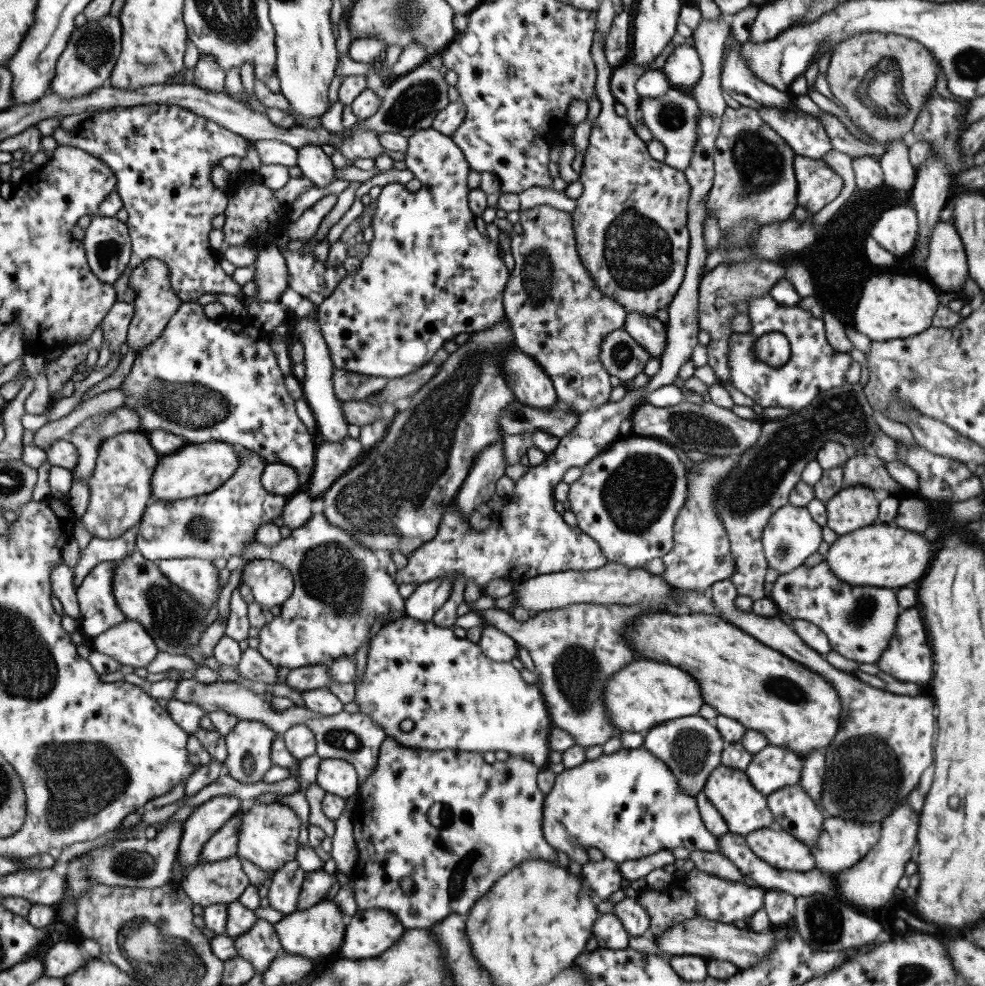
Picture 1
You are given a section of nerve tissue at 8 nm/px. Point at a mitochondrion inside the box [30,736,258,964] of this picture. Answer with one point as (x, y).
(82, 779)

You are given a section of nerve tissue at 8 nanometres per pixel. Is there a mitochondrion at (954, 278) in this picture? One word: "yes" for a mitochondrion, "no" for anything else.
yes

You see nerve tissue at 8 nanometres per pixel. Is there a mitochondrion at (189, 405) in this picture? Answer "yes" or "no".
yes

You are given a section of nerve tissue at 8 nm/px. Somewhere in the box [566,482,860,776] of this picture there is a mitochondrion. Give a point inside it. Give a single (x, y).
(780, 687)

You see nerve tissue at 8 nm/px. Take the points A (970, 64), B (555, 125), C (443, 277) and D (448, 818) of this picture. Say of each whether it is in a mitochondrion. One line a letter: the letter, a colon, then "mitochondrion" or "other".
A: mitochondrion
B: other
C: other
D: other

